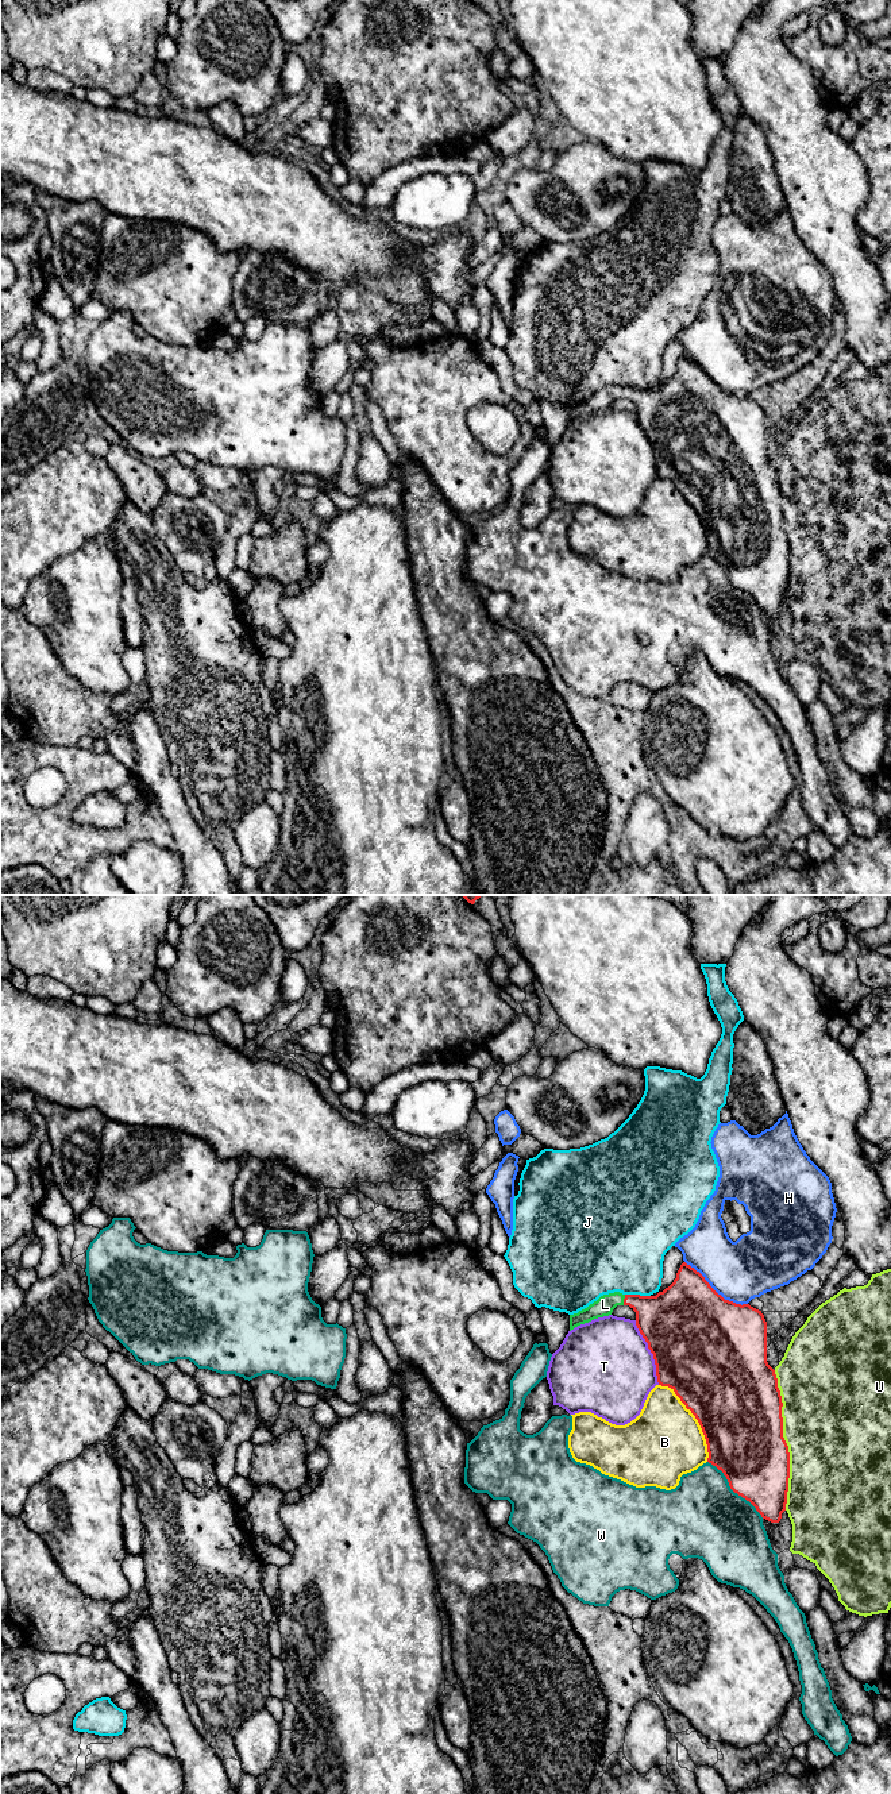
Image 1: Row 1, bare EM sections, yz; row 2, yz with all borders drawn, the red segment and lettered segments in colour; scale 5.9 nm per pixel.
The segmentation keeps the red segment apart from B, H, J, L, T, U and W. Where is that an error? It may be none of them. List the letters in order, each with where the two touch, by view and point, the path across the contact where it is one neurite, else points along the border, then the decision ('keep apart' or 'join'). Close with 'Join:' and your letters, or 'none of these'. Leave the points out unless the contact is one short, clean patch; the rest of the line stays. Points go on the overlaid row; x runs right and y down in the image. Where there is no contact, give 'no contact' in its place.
B: meets red in yz at (695, 1418); keep apart
H: meets red in yz at (714, 1291); keep apart
J: meets red in yz at (637, 1295); keep apart
L: meets red in yz at (624, 1300); runs through yz (660, 1319), (644, 1306), (624, 1300), (612, 1300), (605, 1304); join
T: meets red in yz at (651, 1351); keep apart
U: meets red in yz at (785, 1441); keep apart
W: meets red in yz at (733, 1490); keep apart
Join: L

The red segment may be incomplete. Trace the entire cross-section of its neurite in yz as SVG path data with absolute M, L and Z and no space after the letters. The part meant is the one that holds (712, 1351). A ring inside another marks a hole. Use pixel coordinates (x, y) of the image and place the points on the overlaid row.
M683 1262L674 1282L663 1292L656 1296L603 1295L587 1308L570 1315L570 1331L612 1315L617 1305L629 1305L636 1312L636 1326L653 1354L657 1382L671 1388L698 1420L707 1444L707 1462L724 1473L730 1489L749 1501L763 1519L779 1523L787 1504L790 1452L783 1438L778 1378L767 1362L767 1322L761 1311L725 1300L699 1272Z

